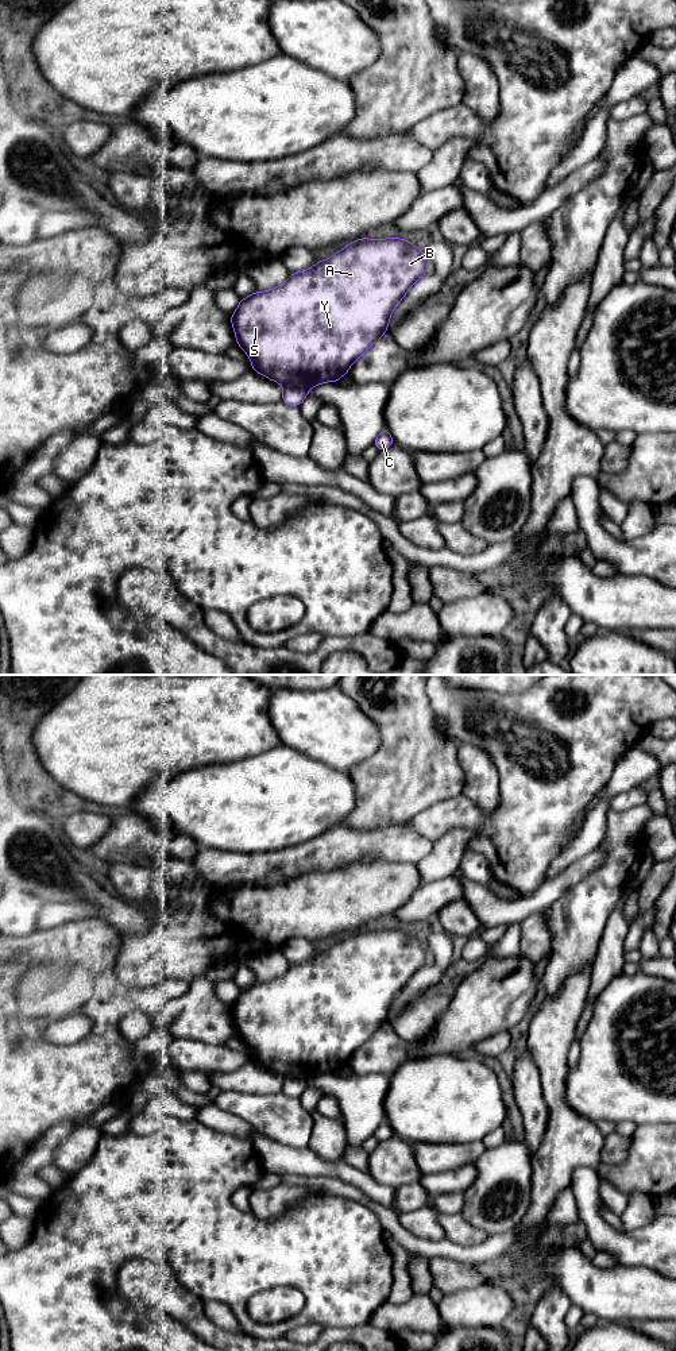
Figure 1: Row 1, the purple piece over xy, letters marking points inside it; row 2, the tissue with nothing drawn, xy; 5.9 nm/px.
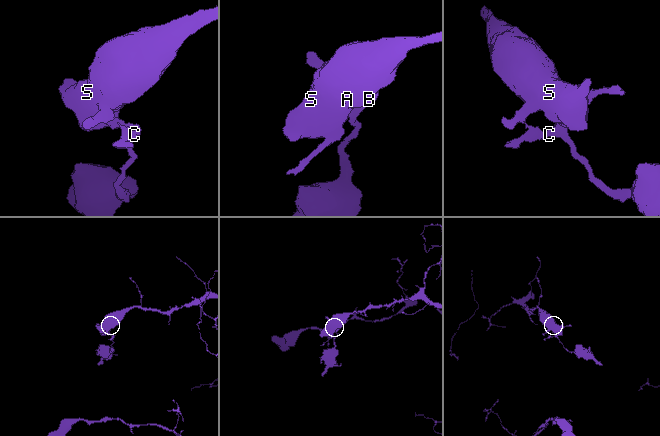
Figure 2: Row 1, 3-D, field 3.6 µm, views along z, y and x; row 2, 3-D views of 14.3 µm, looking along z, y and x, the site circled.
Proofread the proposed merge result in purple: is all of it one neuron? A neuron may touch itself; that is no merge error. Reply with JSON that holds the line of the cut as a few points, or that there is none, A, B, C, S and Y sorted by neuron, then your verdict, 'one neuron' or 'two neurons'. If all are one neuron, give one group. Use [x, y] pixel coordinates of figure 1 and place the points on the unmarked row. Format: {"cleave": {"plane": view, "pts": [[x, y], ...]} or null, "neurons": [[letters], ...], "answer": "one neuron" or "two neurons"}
{"cleave": {"plane": "xy", "pts": [[285, 1077], [302, 1079], [306, 1083]]}, "neurons": [["A", "B", "S", "Y"], ["C"]], "answer": "two neurons"}

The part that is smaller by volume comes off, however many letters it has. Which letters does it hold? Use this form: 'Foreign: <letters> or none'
Foreign: C

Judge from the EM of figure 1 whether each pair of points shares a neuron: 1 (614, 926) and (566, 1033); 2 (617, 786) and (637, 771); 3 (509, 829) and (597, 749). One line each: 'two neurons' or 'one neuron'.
1: two neurons
2: one neuron
3: one neuron

